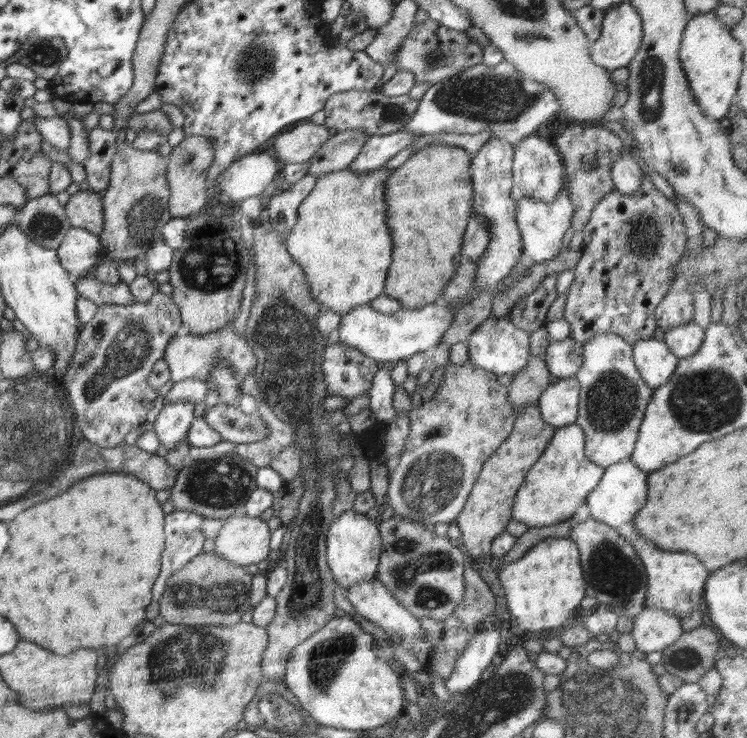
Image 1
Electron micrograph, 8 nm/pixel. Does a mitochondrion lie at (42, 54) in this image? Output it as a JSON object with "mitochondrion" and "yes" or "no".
{"mitochondrion":"yes"}

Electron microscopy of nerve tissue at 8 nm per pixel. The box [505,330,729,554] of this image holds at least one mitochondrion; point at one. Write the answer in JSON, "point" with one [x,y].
{"point":[613,399]}

